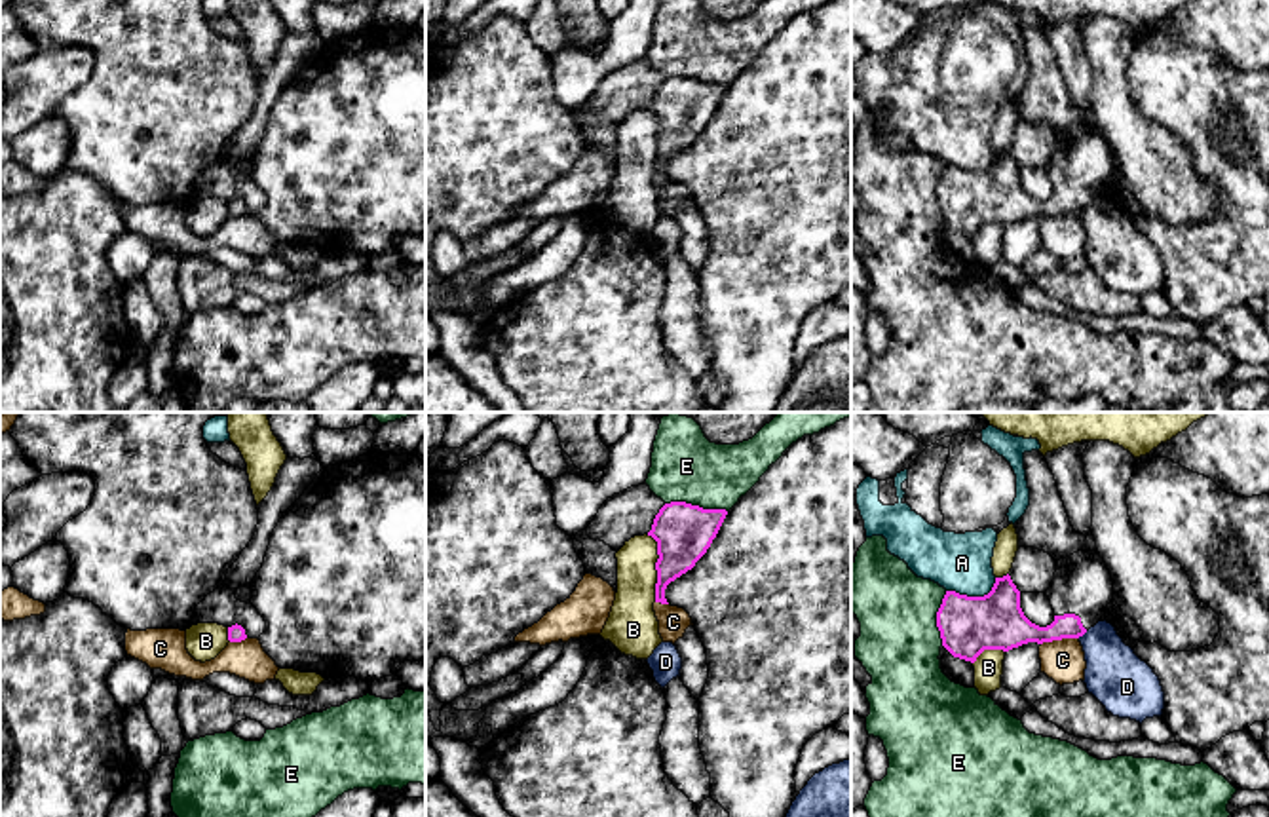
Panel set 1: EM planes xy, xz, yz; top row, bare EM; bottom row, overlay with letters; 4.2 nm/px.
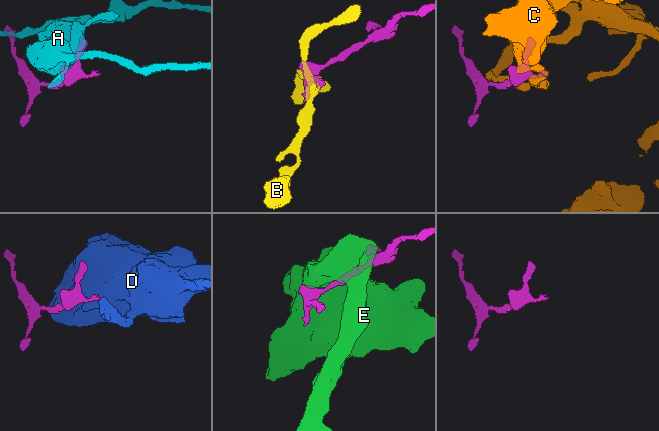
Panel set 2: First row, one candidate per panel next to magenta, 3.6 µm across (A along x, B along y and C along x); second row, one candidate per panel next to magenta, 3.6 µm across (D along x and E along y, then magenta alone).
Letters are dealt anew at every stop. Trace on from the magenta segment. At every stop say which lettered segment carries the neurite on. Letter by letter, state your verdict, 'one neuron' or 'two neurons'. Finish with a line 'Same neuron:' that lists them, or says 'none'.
A: two neurons
B: two neurons
C: two neurons
D: two neurons
E: two neurons
Same neuron: none

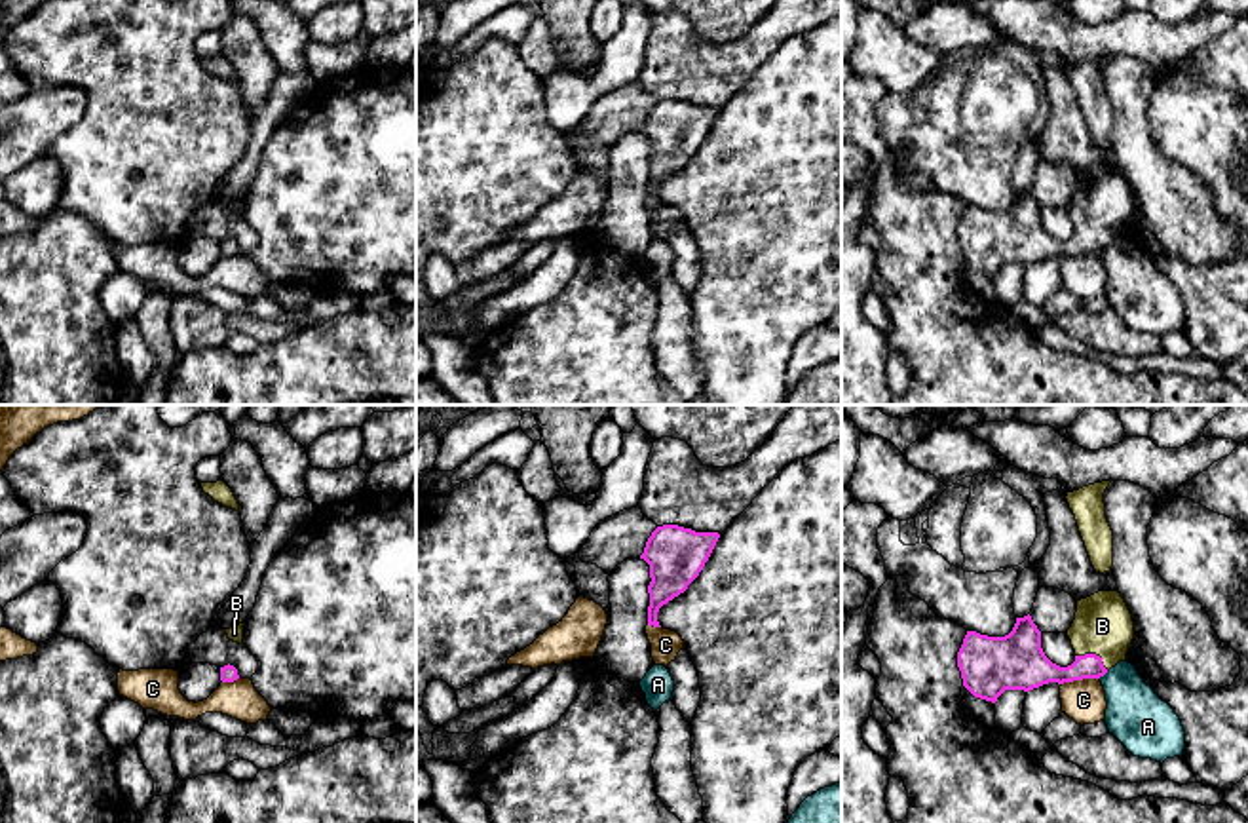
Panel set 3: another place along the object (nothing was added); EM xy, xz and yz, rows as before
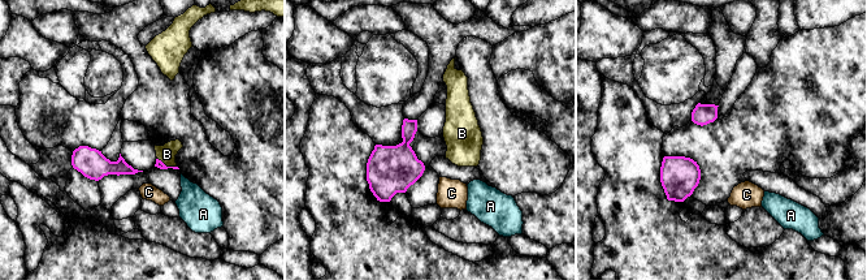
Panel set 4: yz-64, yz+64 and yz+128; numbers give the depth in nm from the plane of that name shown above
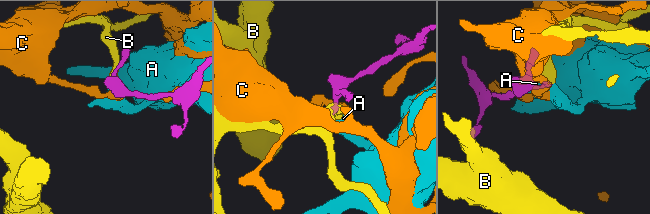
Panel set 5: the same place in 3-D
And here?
A: two neurons
B: one neuron
C: two neurons
Same neuron: B

